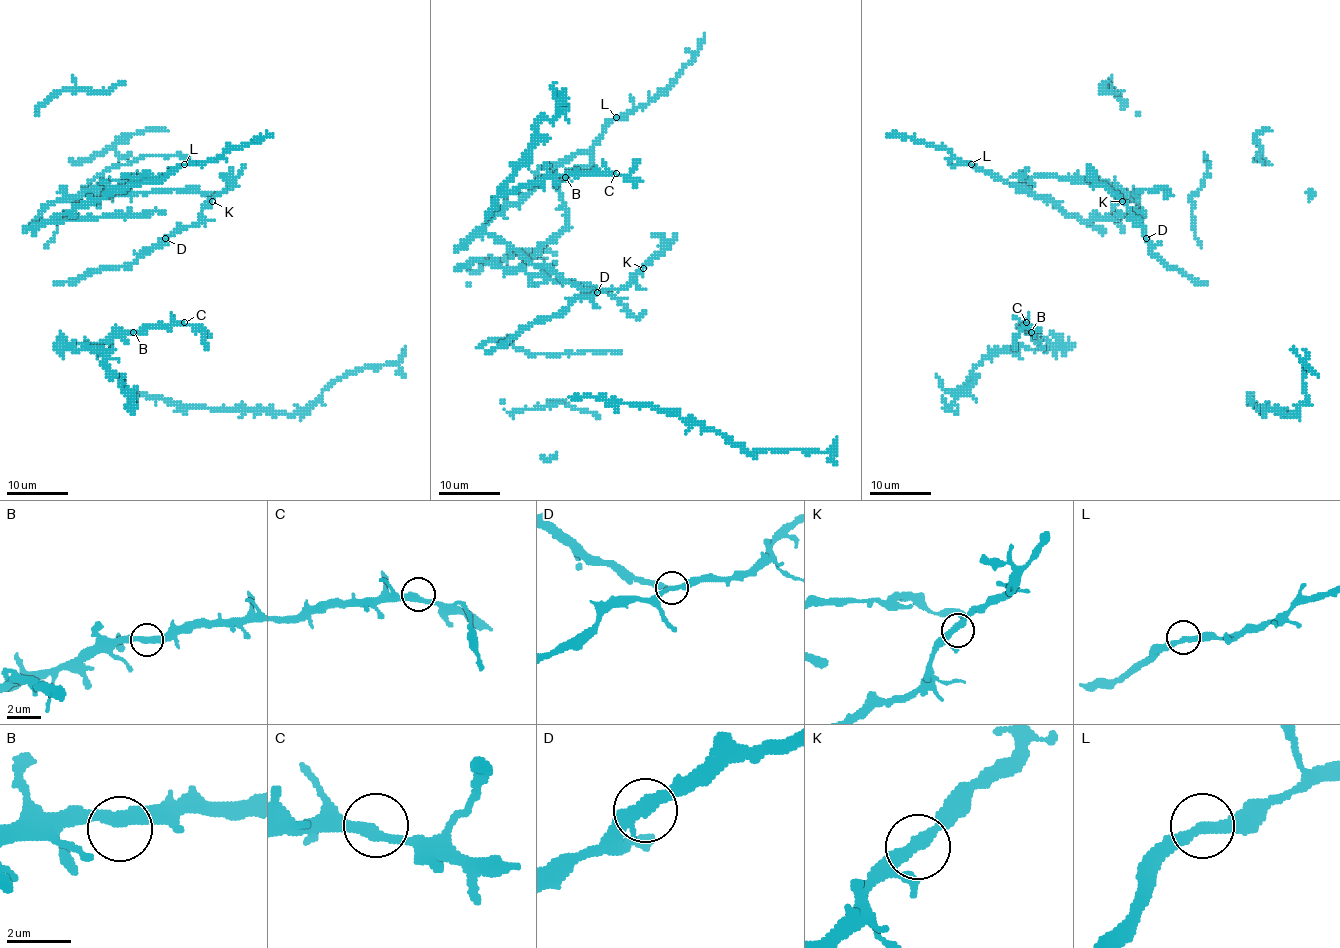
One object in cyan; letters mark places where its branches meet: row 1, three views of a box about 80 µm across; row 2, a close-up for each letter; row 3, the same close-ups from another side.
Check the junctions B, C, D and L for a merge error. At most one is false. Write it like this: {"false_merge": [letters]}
{"false_merge": []}

